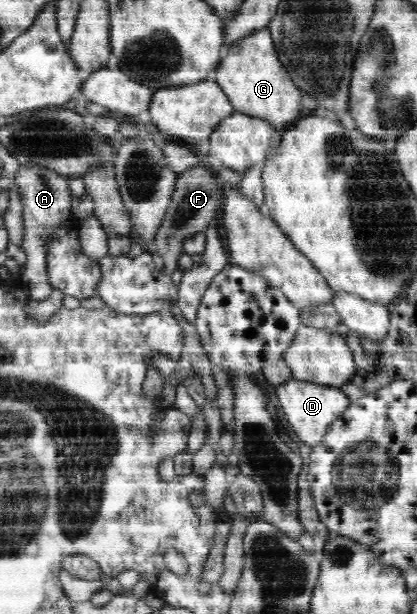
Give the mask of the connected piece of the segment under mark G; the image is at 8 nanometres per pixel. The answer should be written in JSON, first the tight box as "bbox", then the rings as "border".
{"bbox":[211,27,302,136],"border":[[[267,27],[232,44],[226,59],[221,61],[211,78],[227,93],[235,112],[268,120],[275,128],[277,136],[284,133],[286,127],[290,128],[292,121],[302,115],[302,90],[292,81],[286,67],[280,62],[271,30]]]}

